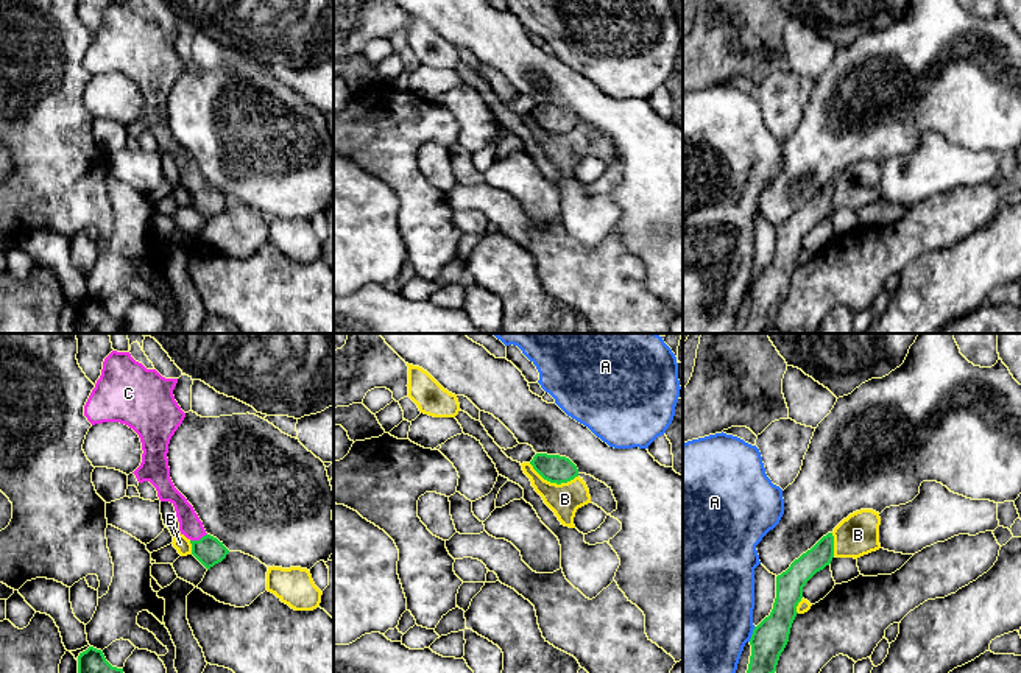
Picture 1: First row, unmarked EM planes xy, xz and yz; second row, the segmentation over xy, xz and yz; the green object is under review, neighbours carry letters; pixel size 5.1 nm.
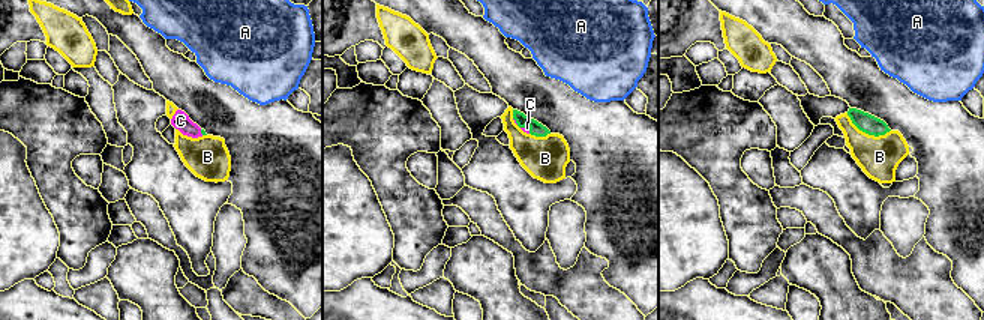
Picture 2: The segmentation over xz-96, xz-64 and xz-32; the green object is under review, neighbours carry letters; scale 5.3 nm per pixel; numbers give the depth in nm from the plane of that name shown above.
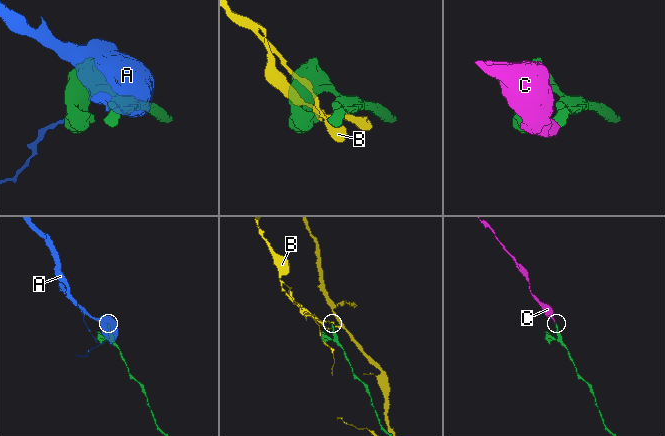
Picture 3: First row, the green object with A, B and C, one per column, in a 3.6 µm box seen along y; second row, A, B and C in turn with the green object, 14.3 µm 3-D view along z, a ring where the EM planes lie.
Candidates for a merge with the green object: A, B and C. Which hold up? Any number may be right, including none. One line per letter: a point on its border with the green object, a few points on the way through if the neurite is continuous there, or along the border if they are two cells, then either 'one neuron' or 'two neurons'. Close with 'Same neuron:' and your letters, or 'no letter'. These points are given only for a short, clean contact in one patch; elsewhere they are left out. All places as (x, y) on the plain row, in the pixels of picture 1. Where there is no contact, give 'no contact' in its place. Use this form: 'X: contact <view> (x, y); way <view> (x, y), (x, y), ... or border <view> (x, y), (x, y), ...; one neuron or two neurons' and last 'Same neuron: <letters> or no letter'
A: contact yz (752, 285); two neurons
B: contact xz (554, 133); two neurons
C: contact xy (200, 190); way xy (208, 201), (200, 190), (190, 176); one neuron
Same neuron: C

